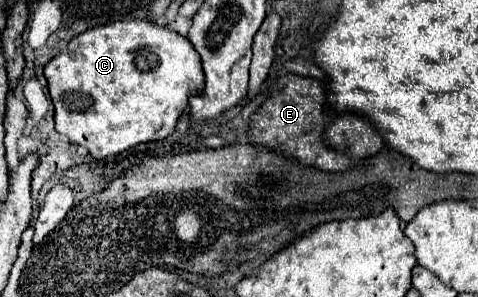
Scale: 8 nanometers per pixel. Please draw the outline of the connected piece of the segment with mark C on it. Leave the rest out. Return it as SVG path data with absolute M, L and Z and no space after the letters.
M143 19L99 25L73 37L67 51L45 65L45 77L55 105L55 129L71 143L83 145L93 159L119 155L139 143L169 137L187 107L189 97L203 91L201 59L197 51L193 51L189 39Z

